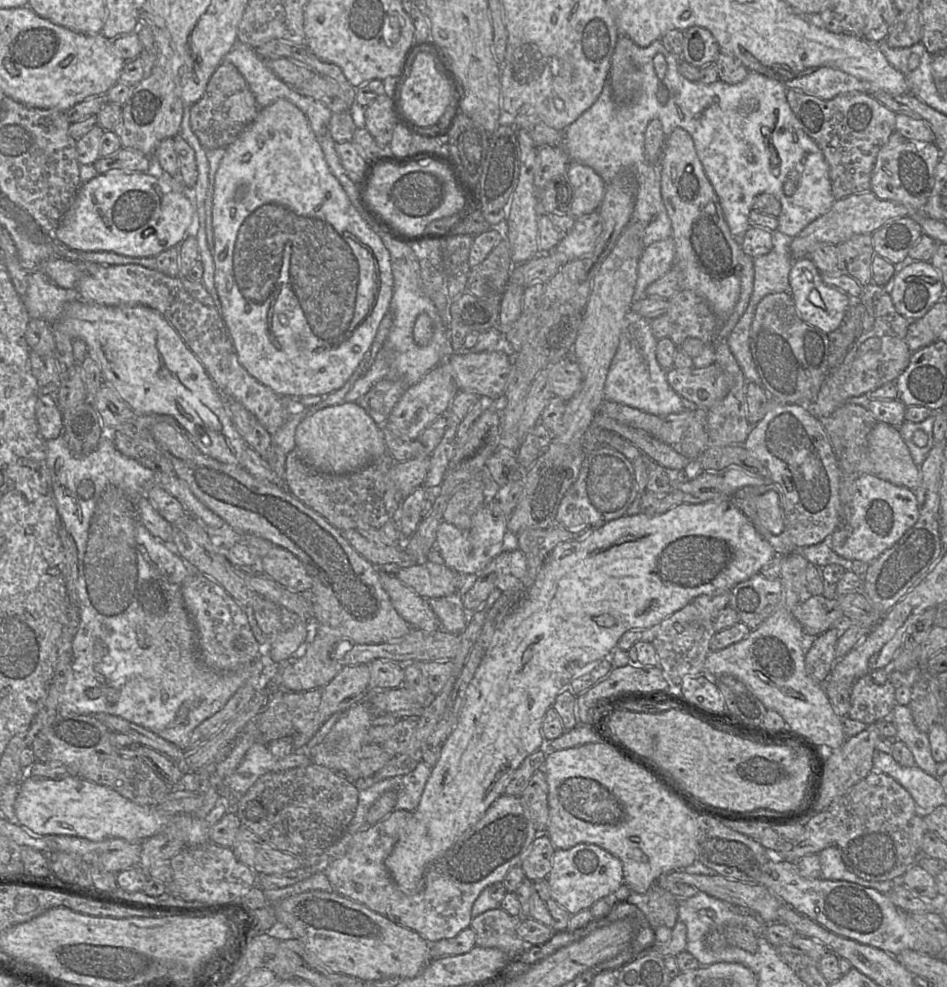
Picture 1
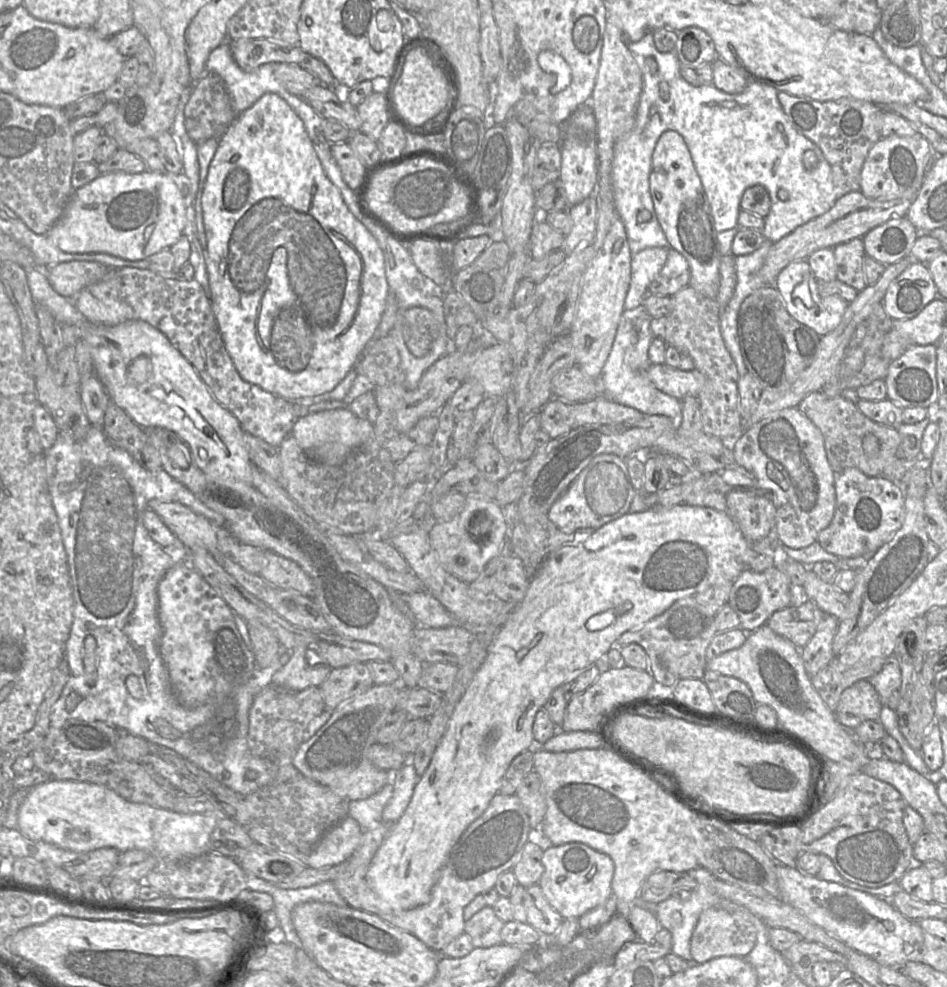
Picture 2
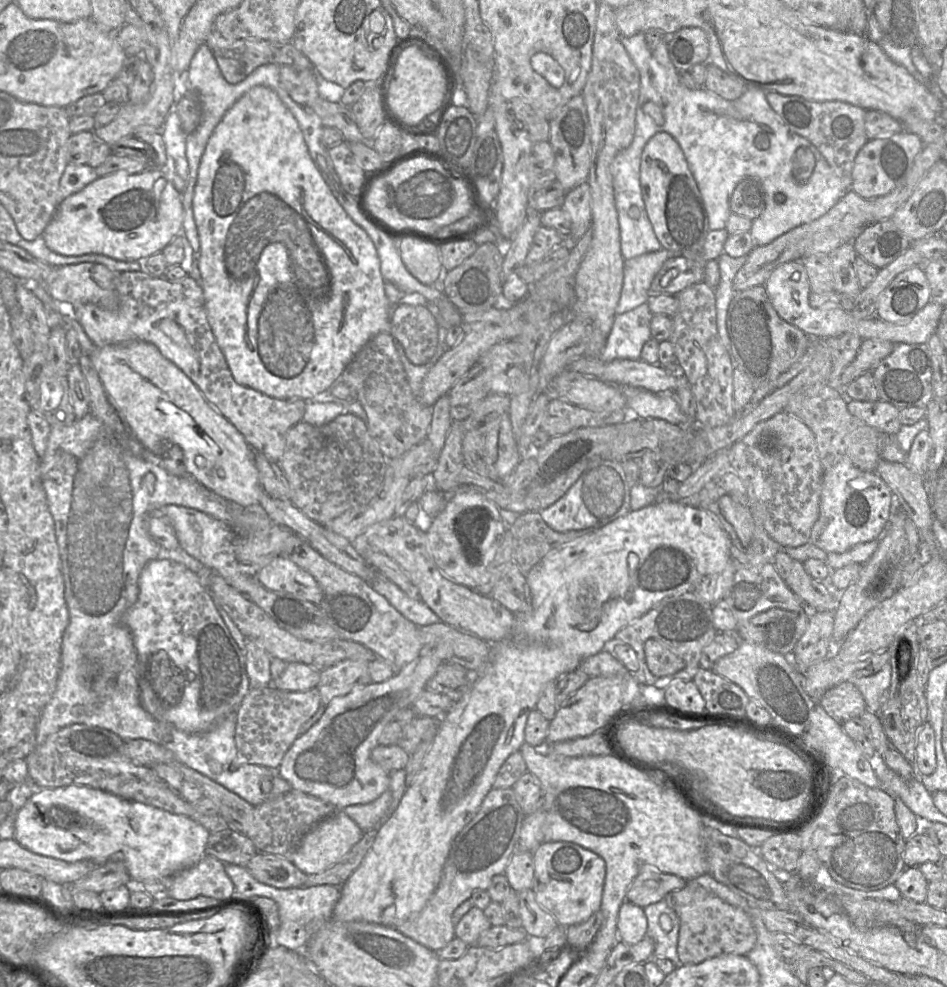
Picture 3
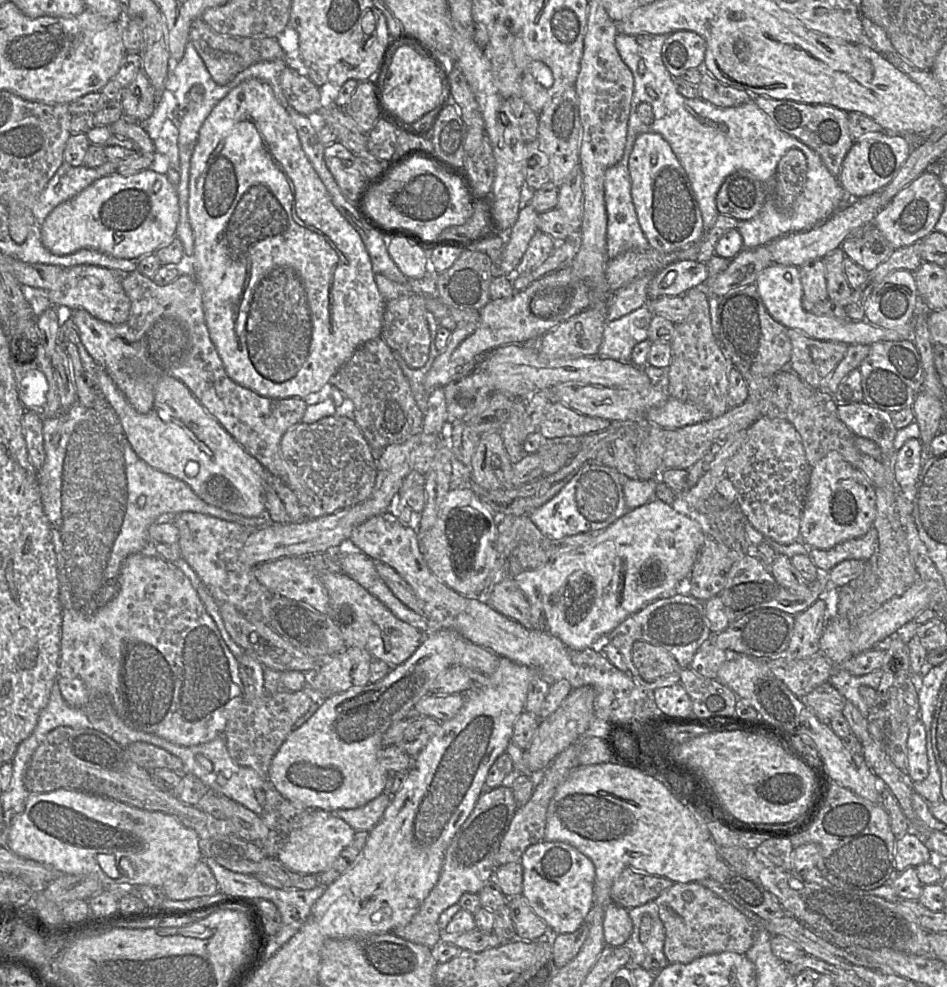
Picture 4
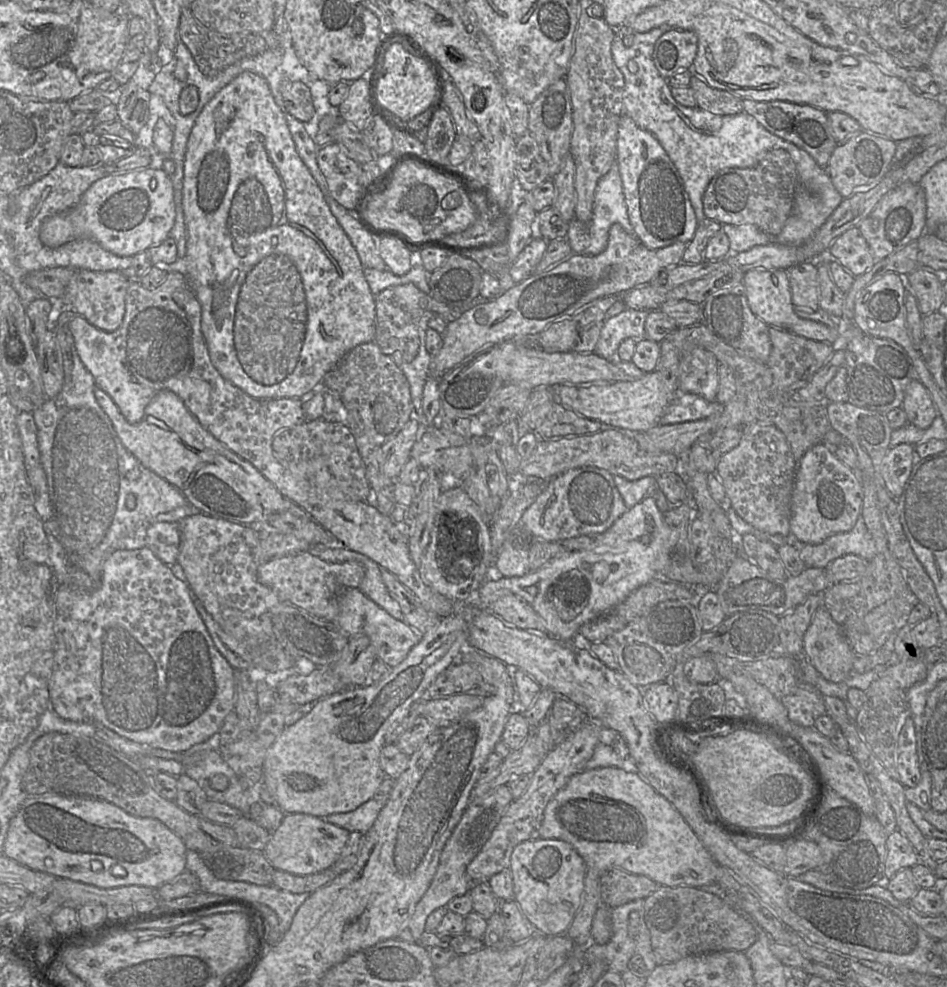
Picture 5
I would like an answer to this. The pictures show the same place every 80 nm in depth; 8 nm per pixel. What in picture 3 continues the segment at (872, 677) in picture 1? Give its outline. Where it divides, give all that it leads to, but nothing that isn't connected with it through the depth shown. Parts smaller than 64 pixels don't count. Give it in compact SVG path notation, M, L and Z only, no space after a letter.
M843 682L832 687L818 703L841 725L850 719L860 718L866 712L864 697L851 682Z

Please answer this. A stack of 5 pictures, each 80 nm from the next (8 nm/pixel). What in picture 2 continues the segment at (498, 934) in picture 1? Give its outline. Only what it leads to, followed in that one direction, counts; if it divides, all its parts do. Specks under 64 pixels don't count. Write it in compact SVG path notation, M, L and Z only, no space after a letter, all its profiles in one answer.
M486 906L465 921L464 933L470 937L474 948L488 948L502 944L500 934L504 925L492 907Z

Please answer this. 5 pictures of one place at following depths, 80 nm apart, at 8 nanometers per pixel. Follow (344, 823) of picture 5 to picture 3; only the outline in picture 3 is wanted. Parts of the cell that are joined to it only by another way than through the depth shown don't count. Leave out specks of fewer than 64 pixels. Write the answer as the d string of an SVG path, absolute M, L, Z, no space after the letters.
M405 769L391 772L389 777L389 788L375 800L338 810L342 810L363 831L369 831L375 826L380 828L398 807L411 780Z

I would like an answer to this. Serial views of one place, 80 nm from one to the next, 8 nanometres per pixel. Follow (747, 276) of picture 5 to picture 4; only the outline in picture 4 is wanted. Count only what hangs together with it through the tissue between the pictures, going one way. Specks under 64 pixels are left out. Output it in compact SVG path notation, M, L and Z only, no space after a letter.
M772 264L758 276L755 285L770 315L788 329L800 331L812 338L825 341L843 342L850 345L873 344L881 341L911 340L914 336L914 317L906 325L893 329L874 326L866 320L854 321L818 316L804 310L803 288L799 275L800 267Z

